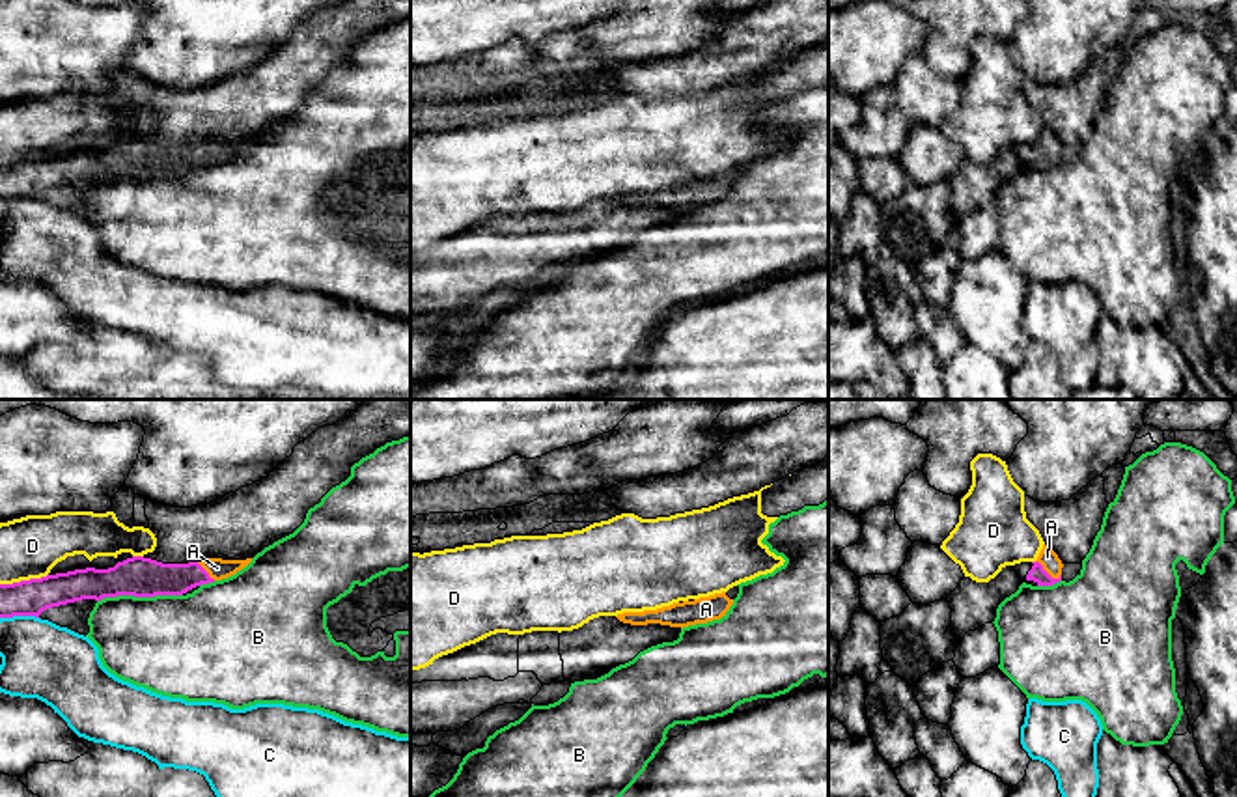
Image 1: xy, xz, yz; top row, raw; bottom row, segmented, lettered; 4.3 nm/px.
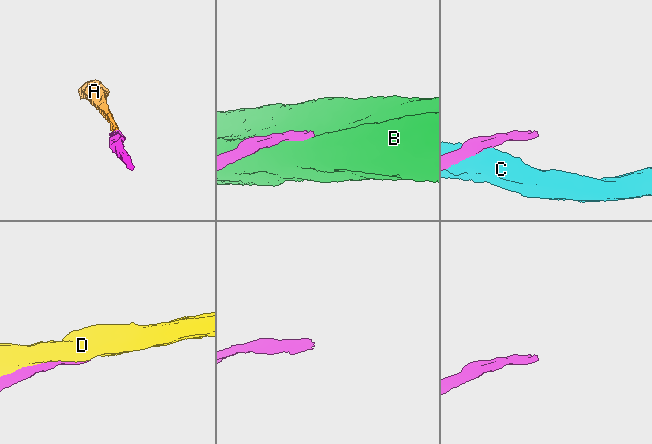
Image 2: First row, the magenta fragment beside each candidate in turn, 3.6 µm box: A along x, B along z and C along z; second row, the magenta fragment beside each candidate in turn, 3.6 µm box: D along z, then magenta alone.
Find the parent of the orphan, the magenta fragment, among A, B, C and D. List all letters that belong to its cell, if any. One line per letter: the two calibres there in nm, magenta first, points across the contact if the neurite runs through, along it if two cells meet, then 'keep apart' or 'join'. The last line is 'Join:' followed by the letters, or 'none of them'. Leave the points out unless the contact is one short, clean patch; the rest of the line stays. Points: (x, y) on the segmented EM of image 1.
A: 70/80 nm | across yz (1036, 573), (1047, 573), (1047, 557) | join
B: 180/440 nm | keep apart
C: 160/340 nm | keep apart
D: 160/260 nm | keep apart
Join: A

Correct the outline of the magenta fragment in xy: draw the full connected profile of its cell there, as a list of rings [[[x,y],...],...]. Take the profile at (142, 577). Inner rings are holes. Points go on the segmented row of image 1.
[[[132,556],[108,569],[86,567],[0,584],[0,618],[39,618],[47,608],[82,599],[183,595],[196,586],[231,577],[250,562],[252,558],[203,558],[188,564],[162,564]]]

